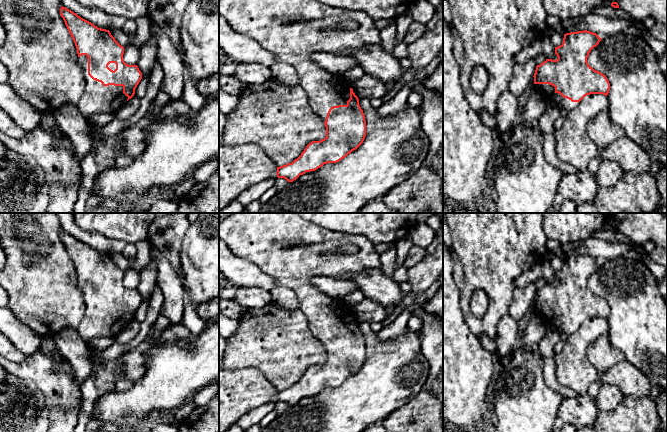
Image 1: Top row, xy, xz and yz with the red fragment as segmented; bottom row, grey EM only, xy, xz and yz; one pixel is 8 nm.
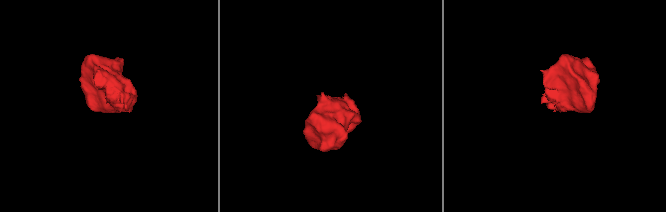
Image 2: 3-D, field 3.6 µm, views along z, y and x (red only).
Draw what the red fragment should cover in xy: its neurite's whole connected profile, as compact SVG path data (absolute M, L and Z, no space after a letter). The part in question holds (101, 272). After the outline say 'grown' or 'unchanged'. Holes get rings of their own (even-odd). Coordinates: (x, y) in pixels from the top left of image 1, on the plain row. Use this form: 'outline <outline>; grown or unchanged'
outline M63 230L60 232L60 239L75 267L77 286L86 304L85 315L77 327L79 335L87 343L95 338L116 337L134 320L142 303L141 295L137 289L124 286L124 271L115 264L109 254L98 252Z; grown

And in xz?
outline M233 213L219 222L219 239L231 252L243 259L249 260L261 271L271 276L277 285L292 290L299 303L299 309L305 314L311 334L322 343L326 351L326 361L320 365L309 367L301 379L292 387L277 391L277 401L293 406L306 396L315 395L327 387L337 387L352 375L356 374L366 360L366 344L359 329L359 323L351 309L340 299L327 296L316 288L311 280L318 276L347 278L348 276L366 270L381 270L380 254L374 245L363 235L331 231L303 219L299 213ZM346 244L355 244L359 251L353 255L337 253L336 250Z; grown

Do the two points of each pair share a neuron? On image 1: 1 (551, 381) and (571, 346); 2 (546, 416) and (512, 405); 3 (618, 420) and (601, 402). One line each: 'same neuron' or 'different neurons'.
1: different neurons
2: same neuron
3: different neurons

